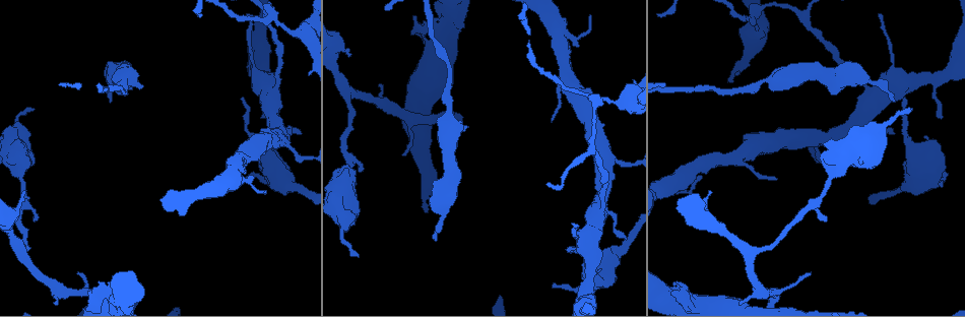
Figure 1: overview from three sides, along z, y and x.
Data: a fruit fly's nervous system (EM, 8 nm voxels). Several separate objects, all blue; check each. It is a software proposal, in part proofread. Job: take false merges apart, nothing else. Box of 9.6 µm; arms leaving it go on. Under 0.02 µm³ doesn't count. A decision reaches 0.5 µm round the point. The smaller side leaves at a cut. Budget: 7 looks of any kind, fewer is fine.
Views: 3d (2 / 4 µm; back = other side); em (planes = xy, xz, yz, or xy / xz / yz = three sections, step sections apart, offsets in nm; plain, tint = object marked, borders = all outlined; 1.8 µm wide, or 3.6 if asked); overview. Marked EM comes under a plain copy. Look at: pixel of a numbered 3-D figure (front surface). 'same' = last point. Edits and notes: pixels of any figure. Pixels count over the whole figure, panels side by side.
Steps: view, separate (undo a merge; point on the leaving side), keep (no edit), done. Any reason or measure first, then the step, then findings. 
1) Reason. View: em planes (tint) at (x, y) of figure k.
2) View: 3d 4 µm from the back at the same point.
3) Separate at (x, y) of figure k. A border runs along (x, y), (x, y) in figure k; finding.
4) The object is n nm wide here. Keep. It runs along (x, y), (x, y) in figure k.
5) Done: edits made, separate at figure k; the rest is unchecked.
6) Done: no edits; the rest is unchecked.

Four-way junction. View: em 3.6 µm planes (tint) at (610, 258) of figure 1.

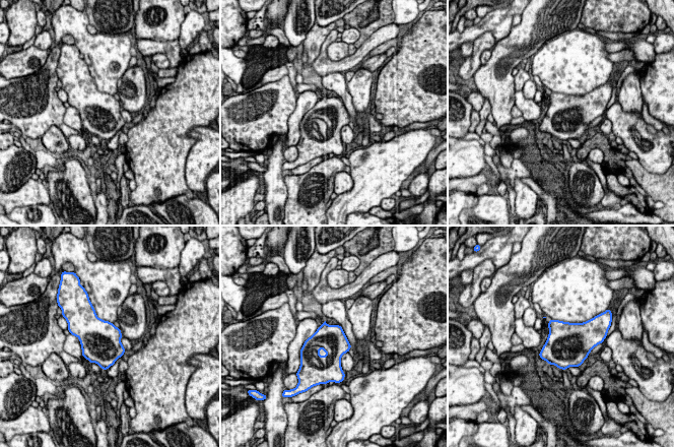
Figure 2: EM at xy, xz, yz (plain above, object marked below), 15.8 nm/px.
The object is 550 nm wide here. Keep. One cell here.

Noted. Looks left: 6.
Abrupt turn. View: 3d 4 µm at (753, 16) of figure 1.

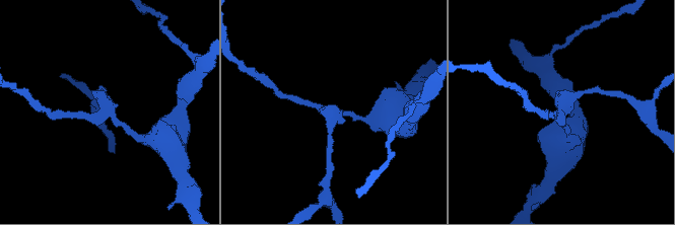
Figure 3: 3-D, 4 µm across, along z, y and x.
3 arms meet here. View: em xy step 4 (tint) at (330, 113) of figure 3.

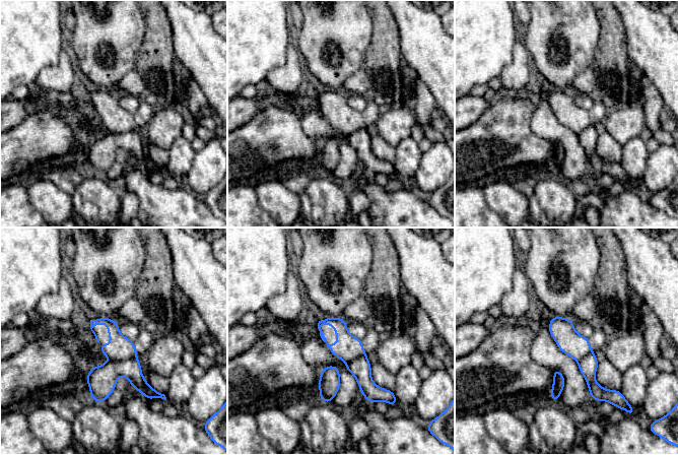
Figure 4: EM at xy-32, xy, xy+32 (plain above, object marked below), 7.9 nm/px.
Cut it another way. View: em planes (tint) at the same point.

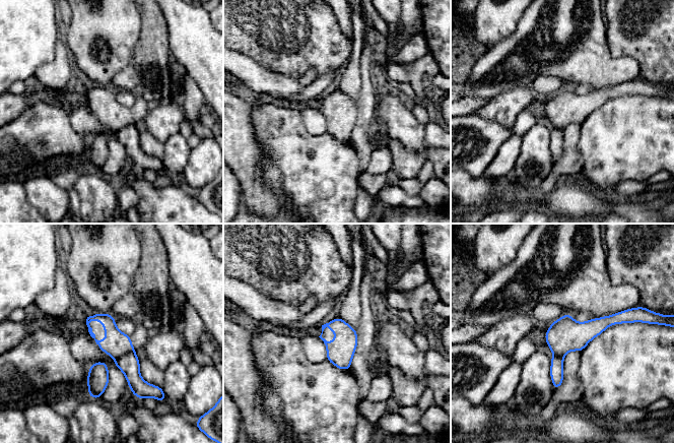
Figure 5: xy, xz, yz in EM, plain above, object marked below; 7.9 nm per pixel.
Separate at (129, 364) of figure 5. A border runs along (134, 350), (115, 359) in figure 5; a second cell is stuck on.

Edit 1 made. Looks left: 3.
View: overview.

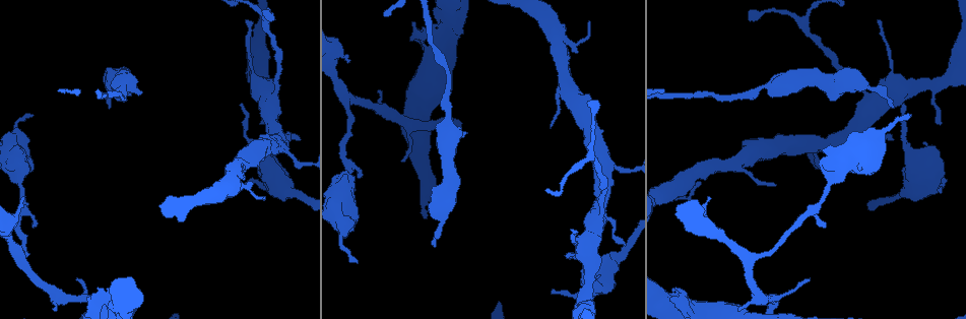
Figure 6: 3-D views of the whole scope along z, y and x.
Narrows sharply. View: em planes (tint) at (683, 297) of figure 6.

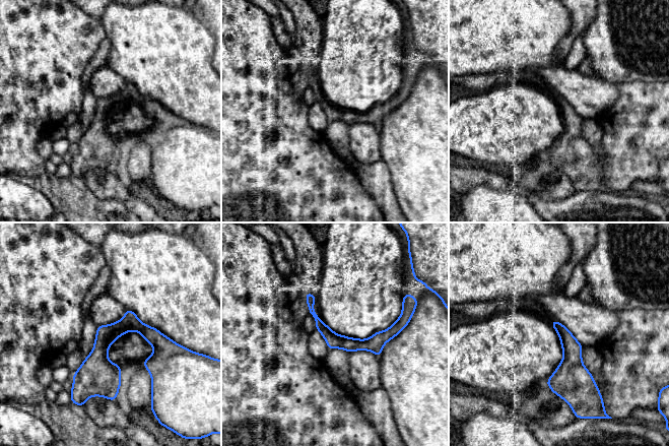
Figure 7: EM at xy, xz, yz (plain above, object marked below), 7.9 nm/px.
The object is 120 nm wide here. Keep. It runs along (169, 341), (121, 326), (75, 387) in figure 7; continuous, no second cell.

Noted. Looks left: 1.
Done: edits made, separate at figure 5; the rest is unchecked.

